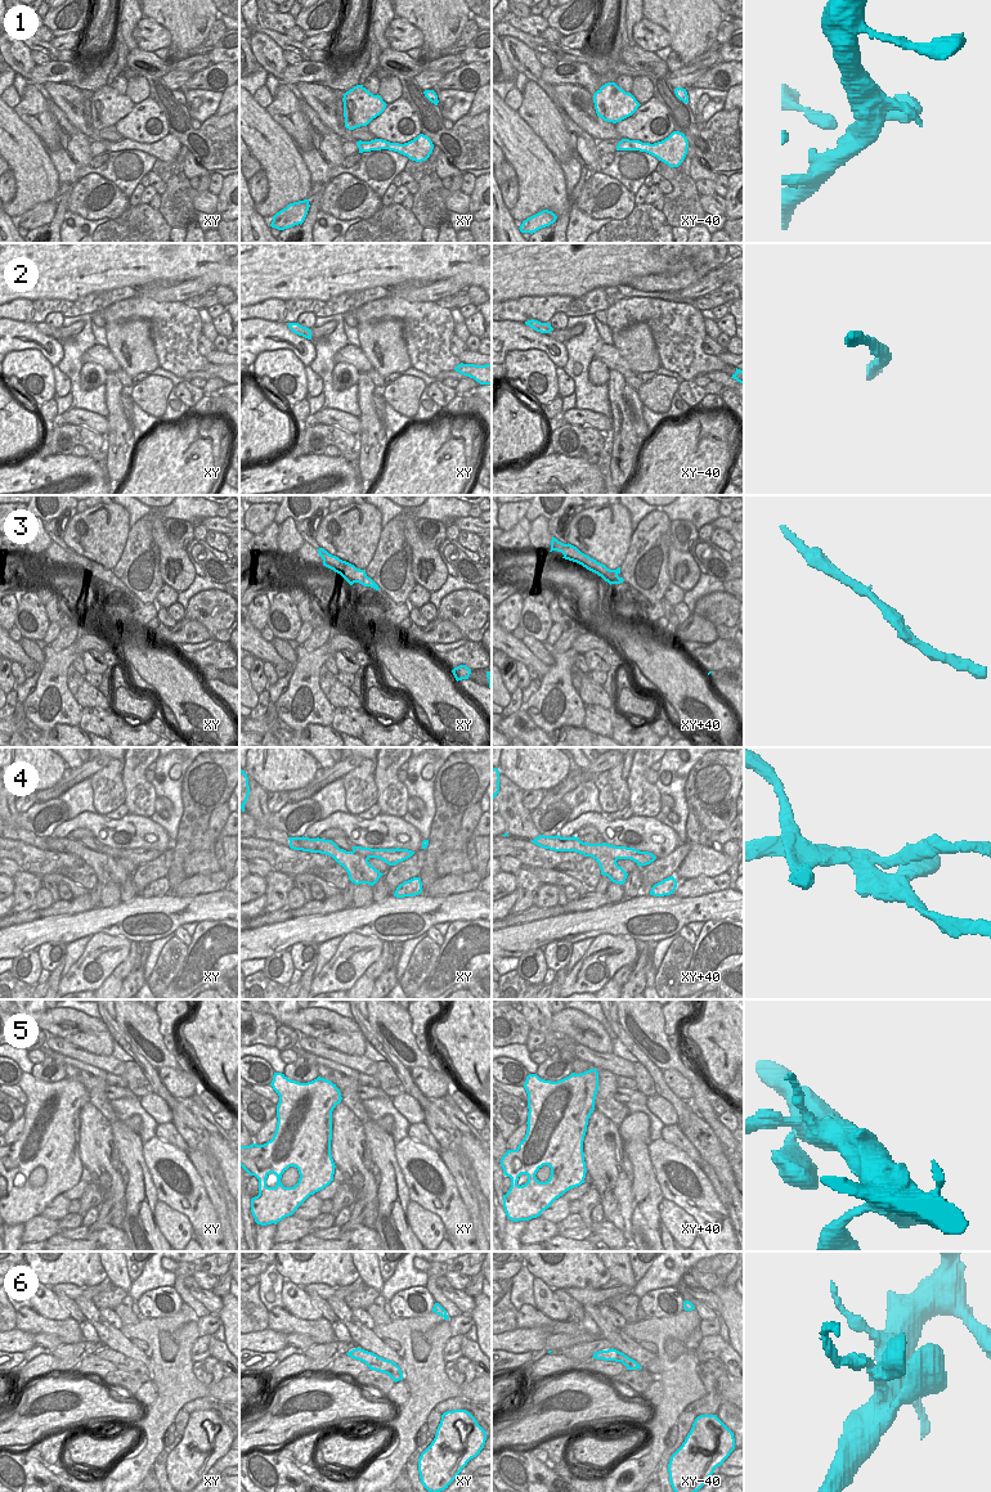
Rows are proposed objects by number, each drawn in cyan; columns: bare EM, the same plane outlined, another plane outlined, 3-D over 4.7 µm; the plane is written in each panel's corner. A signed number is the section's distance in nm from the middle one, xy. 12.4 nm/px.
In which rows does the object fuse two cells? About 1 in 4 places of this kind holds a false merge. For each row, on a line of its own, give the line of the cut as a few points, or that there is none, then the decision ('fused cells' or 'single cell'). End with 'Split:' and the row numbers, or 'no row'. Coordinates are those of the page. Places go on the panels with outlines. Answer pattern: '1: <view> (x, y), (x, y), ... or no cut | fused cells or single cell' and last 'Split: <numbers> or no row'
1: no cut | single cell
2: no cut | single cell
3: no cut | single cell
4: xy+40 (587, 855), (610, 855), (617, 859) | fused cells
5: no cut | single cell
6: xy (384, 1358), (376, 1358), (367, 1365) | fused cells
Split: 4, 6

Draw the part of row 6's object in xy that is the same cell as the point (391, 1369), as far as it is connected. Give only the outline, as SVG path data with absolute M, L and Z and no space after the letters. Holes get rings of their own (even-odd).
M376 1360L367 1365L369 1370L387 1374L395 1383L403 1380L403 1372L400 1367L389 1360Z

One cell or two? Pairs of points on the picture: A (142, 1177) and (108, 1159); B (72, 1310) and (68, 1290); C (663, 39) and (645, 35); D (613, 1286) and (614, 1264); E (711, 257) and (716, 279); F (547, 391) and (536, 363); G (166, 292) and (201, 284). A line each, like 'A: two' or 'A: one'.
A: two
B: two
C: one
D: two
E: two
F: one
G: one

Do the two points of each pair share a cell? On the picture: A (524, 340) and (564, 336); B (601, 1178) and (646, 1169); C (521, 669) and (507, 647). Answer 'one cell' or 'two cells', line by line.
A: two cells
B: two cells
C: two cells

